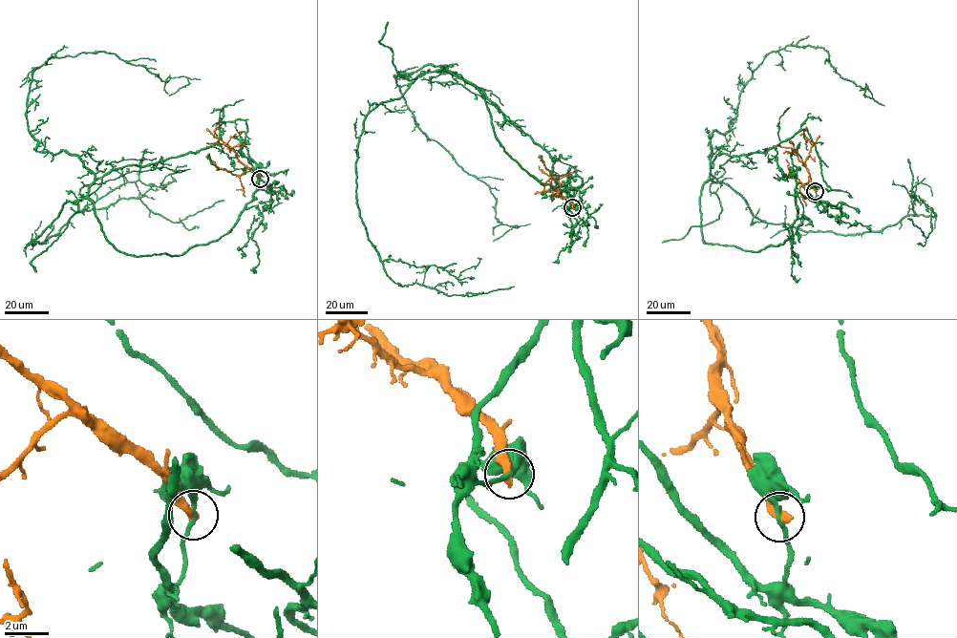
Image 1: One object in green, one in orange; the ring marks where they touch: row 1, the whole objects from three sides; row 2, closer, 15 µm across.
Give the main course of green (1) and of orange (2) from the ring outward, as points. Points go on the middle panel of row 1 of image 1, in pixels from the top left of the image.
1: (572, 207), (577, 190), (519, 164), (445, 65), (367, 116), (357, 206), (386, 274), (447, 295), (514, 287)
2: (572, 207), (559, 189), (543, 189), (547, 180), (552, 183)

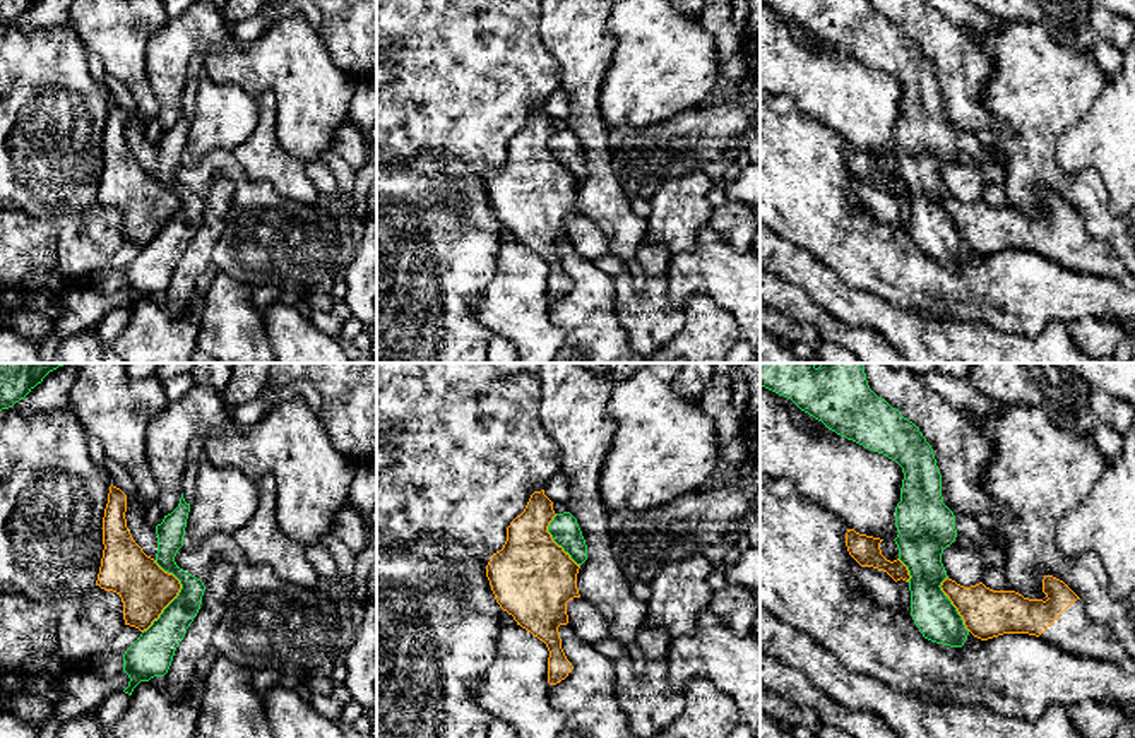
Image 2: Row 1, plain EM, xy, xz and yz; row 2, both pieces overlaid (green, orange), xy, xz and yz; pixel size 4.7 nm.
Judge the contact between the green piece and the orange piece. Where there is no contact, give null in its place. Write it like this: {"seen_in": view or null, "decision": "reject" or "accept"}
{"seen_in": "xy", "decision": "reject"}

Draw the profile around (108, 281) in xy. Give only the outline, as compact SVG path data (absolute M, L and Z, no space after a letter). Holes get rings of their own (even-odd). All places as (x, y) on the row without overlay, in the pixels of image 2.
M104 269L91 281L91 288L94 288L99 295L113 295L123 286L123 271Z

